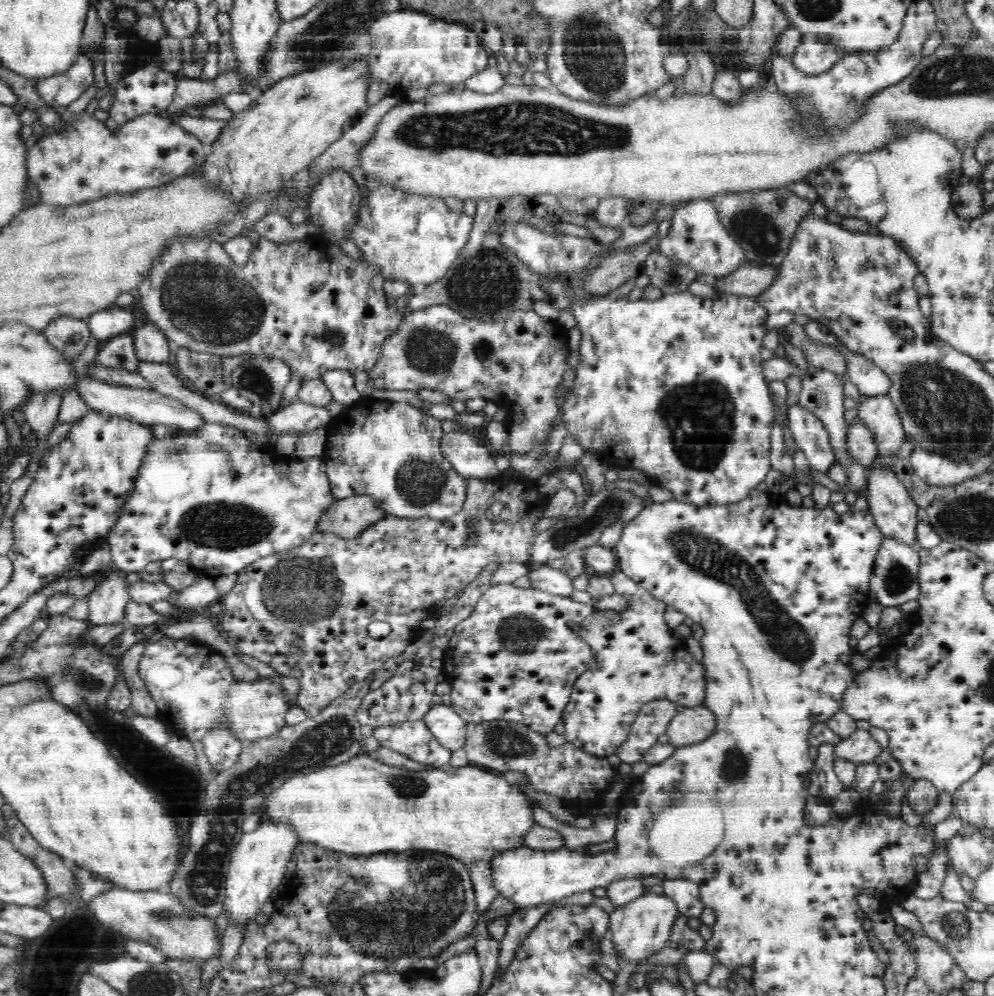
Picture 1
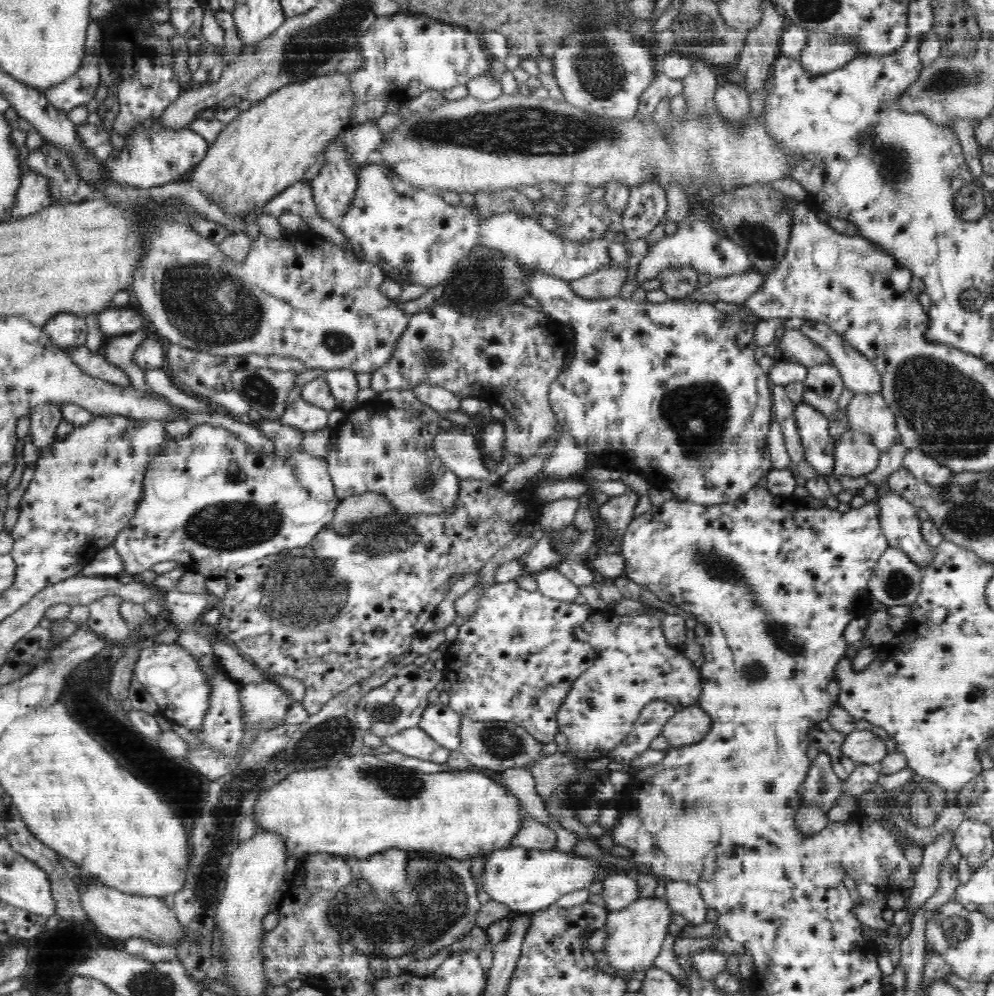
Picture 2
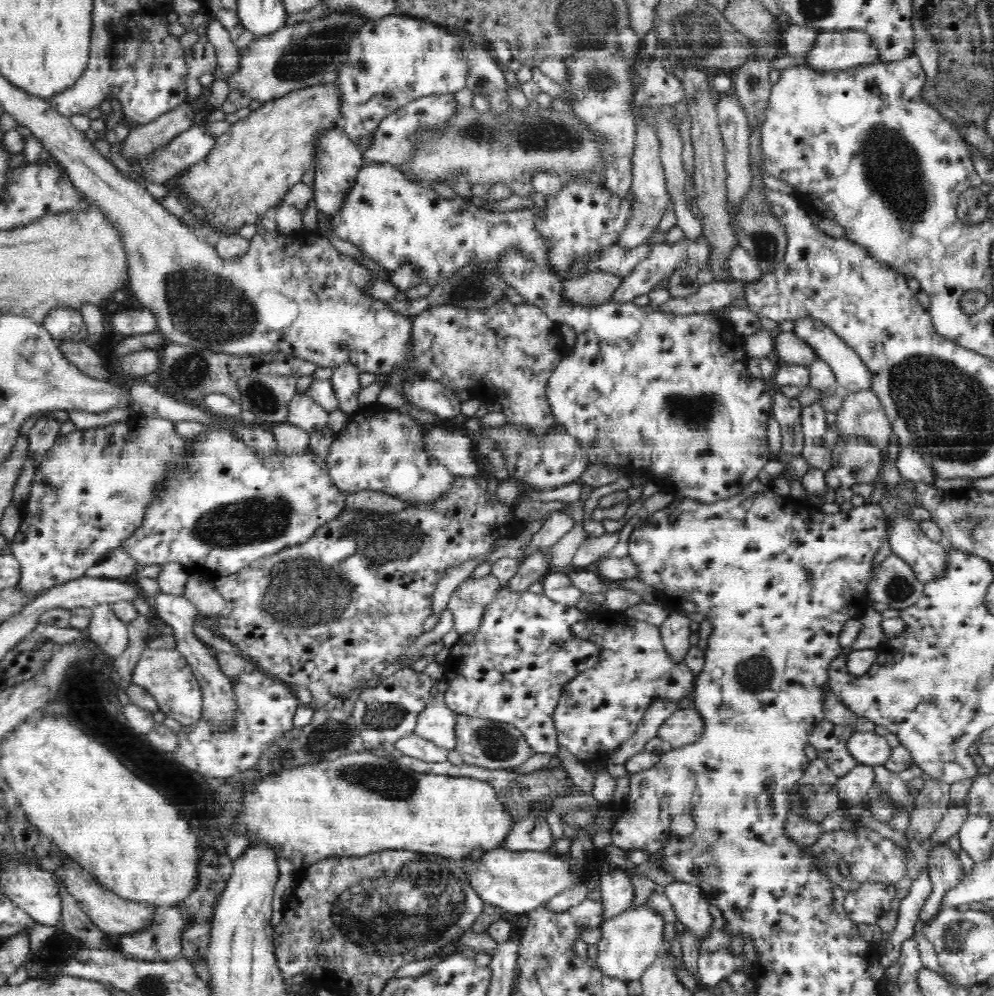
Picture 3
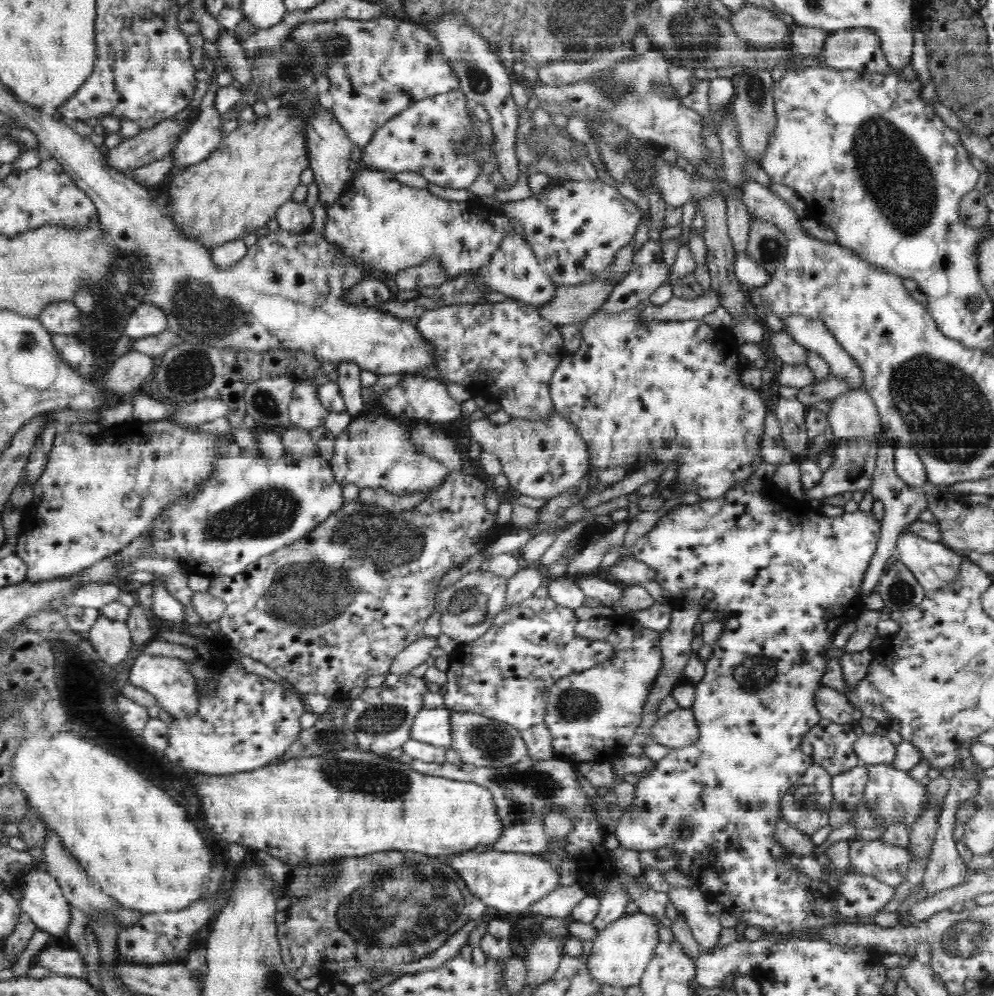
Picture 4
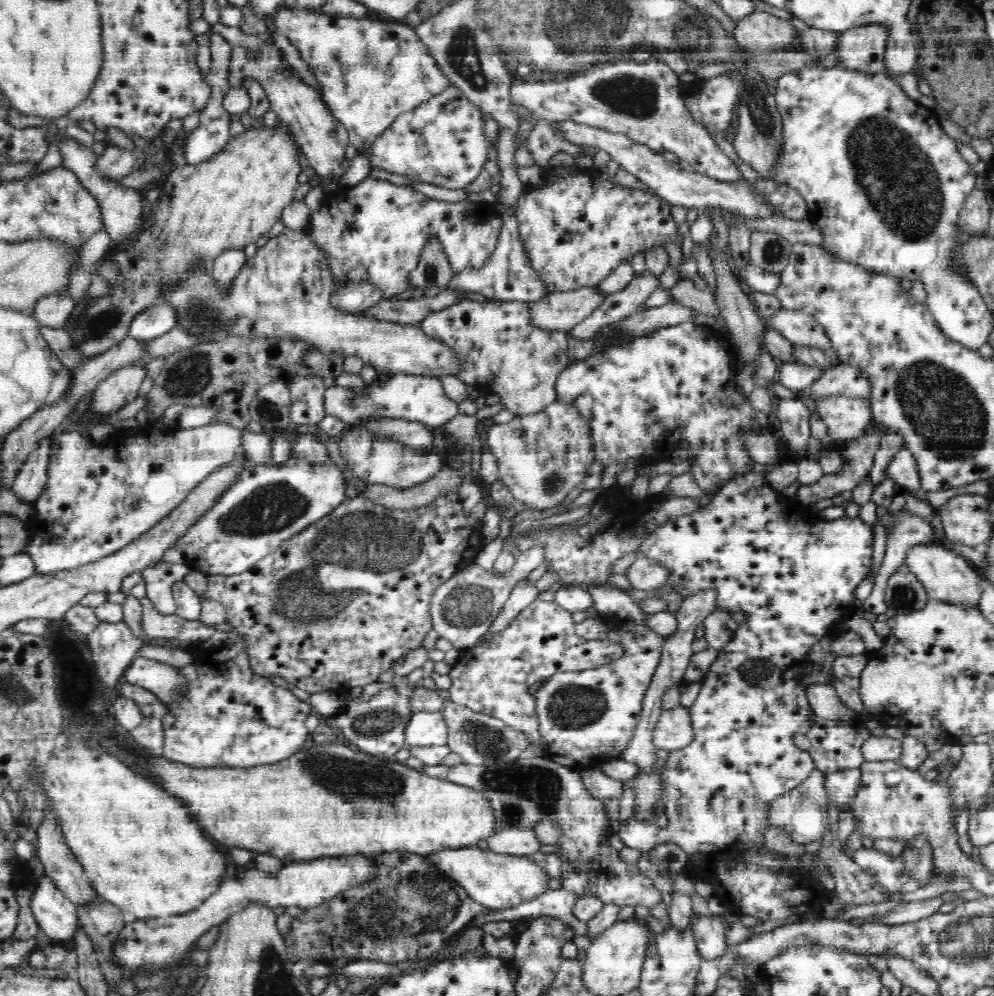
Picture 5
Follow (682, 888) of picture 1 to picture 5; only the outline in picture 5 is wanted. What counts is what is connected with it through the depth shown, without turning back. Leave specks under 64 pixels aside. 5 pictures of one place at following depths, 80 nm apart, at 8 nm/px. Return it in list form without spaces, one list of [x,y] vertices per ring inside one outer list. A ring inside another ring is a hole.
[[[701,917],[690,924],[697,941],[697,949],[702,959],[714,960],[721,957],[728,947],[718,918]]]

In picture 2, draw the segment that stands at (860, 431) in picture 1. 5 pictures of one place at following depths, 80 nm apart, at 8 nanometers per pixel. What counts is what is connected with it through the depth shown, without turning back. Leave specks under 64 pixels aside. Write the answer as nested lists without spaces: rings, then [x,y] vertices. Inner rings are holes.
[[[846,430],[835,441],[834,470],[831,476],[850,477],[866,476],[877,468],[879,460],[884,454],[872,443],[870,436],[864,432]]]

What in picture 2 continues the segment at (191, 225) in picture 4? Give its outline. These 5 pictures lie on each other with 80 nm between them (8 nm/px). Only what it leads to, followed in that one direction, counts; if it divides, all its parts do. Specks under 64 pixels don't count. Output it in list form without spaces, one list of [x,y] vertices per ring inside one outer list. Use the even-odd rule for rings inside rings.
[[[331,72],[328,75],[288,84],[265,99],[257,101],[248,110],[241,111],[228,123],[217,139],[208,147],[206,156],[192,169],[192,180],[198,182],[200,190],[218,206],[233,216],[244,218],[250,211],[264,206],[284,188],[304,180],[307,168],[323,155],[327,145],[351,129],[350,110],[354,105],[351,94],[350,75]]]

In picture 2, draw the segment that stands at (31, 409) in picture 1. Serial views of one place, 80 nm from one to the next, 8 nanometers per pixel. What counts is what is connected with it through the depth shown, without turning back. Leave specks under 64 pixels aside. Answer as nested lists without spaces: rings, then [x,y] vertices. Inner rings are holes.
[[[54,403],[48,406],[33,408],[30,416],[30,435],[33,444],[39,450],[49,447],[56,438],[56,430],[62,422],[61,407],[54,406]]]

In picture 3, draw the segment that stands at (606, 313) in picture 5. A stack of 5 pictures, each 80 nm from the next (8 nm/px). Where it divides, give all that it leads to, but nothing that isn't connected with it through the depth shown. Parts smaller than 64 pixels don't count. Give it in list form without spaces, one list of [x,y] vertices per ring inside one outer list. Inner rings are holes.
[[[704,234],[697,239],[685,237],[684,240],[675,244],[669,244],[667,241],[653,244],[648,258],[641,260],[632,269],[632,272],[623,278],[622,285],[619,286],[619,290],[614,294],[610,302],[632,304],[636,297],[644,294],[649,295],[656,285],[666,277],[672,276],[679,268],[684,268],[685,265],[697,267],[697,269],[698,266],[710,267],[710,256],[712,256],[712,247],[710,247],[710,243],[708,243],[708,239]]]

